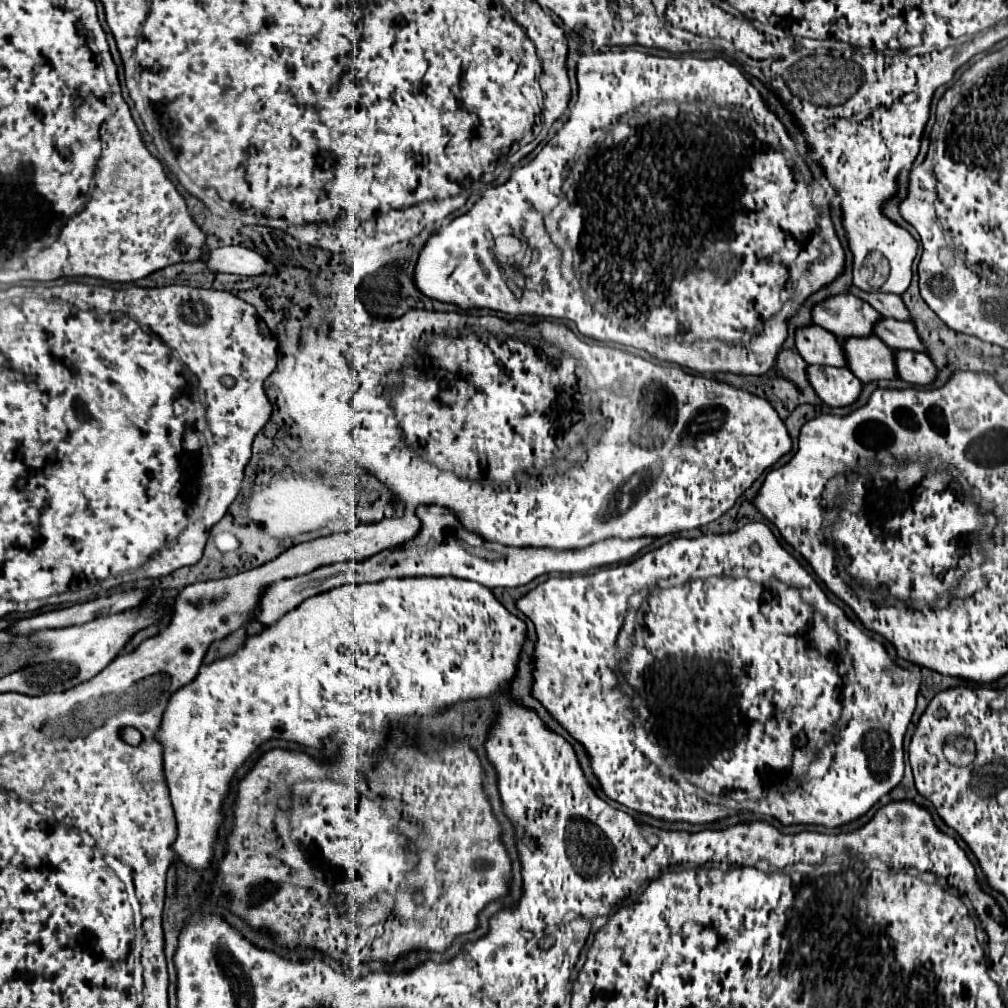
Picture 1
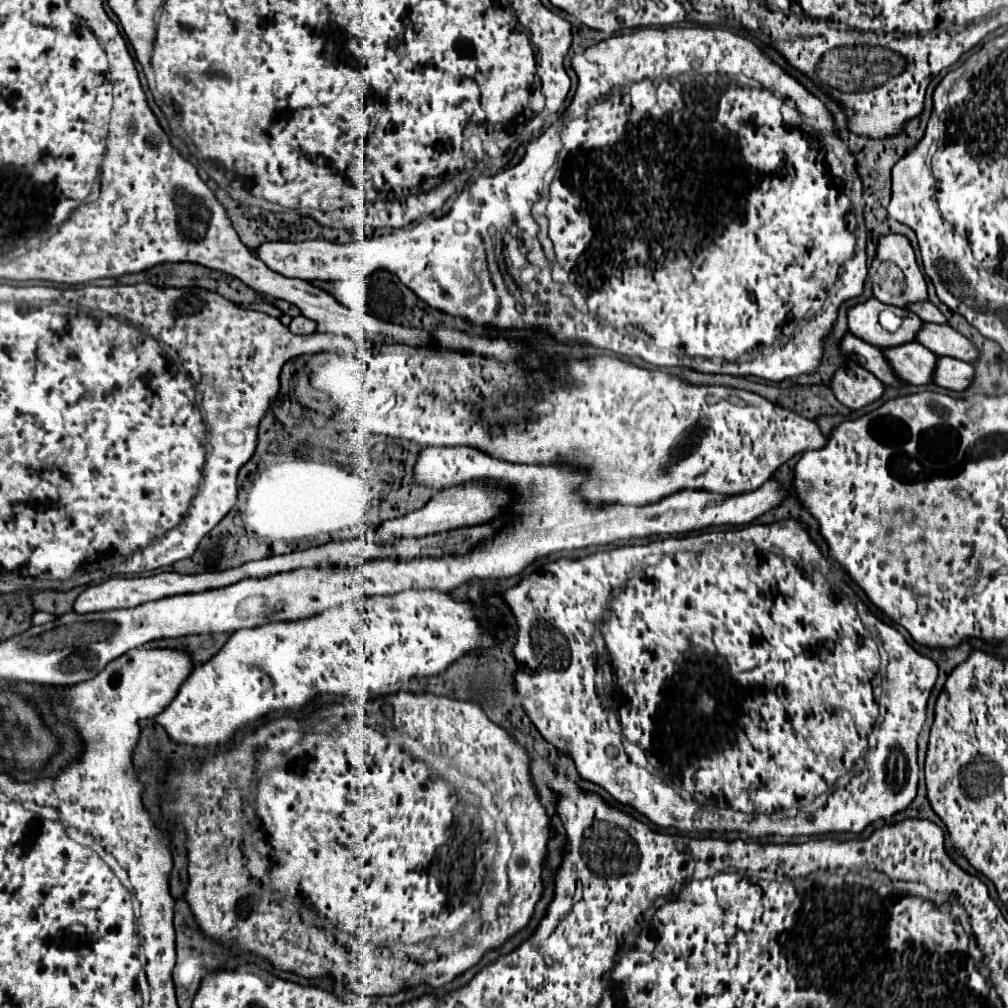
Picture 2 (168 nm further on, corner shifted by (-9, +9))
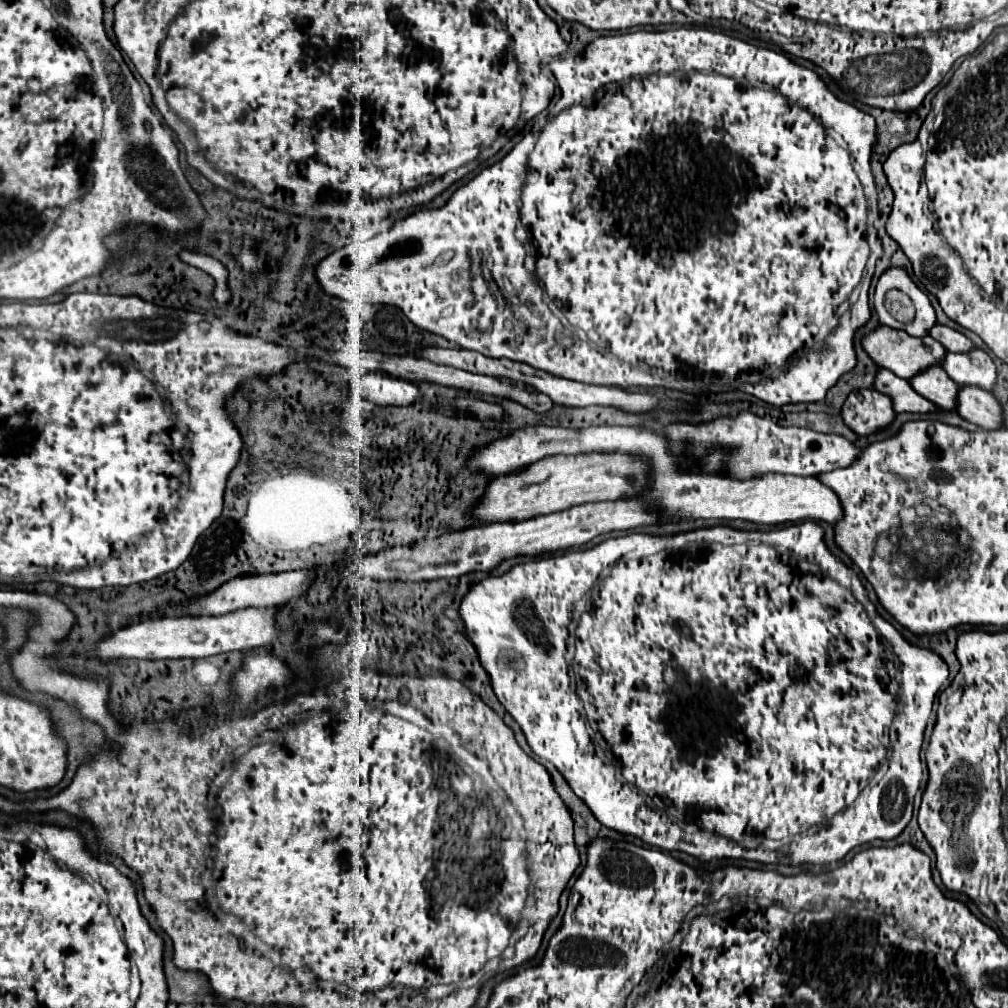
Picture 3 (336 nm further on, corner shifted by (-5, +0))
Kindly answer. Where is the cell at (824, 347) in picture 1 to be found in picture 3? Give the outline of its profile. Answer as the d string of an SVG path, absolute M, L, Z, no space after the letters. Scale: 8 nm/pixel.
M881 368L877 372L875 390L893 400L893 410L895 412L929 414L929 412L937 412L939 410L933 402L929 402L927 398L917 394L911 388L909 380L903 380L903 378L899 378L897 374L891 374L891 370L885 370L885 368Z

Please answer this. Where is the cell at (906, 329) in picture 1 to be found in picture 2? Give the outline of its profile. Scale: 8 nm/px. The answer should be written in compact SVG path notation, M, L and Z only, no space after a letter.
M923 321L923 329L919 329L919 337L915 339L927 349L931 349L935 355L947 355L967 363L977 359L977 349L949 325L935 325Z

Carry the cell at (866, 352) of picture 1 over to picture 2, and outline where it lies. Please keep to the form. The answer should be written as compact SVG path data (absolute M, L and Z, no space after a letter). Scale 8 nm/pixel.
M911 341L911 345L897 345L895 349L881 349L883 357L891 365L893 373L909 385L929 383L933 377L937 355L923 345Z

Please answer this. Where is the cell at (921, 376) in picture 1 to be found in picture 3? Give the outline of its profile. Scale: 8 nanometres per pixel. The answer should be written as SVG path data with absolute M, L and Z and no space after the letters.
M963 386L959 390L957 412L963 420L983 430L999 430L1003 426L1003 408L995 396L975 386Z

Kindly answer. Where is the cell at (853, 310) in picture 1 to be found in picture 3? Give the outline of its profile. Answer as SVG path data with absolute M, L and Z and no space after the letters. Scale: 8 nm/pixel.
M879 326L875 332L871 332L869 336L863 338L863 348L867 350L867 354L881 366L887 368L891 372L895 372L899 378L913 378L915 374L931 368L931 366L943 366L943 358L947 354L947 350L935 342L931 336L927 338L913 338L905 332L897 332L891 330L887 326Z

